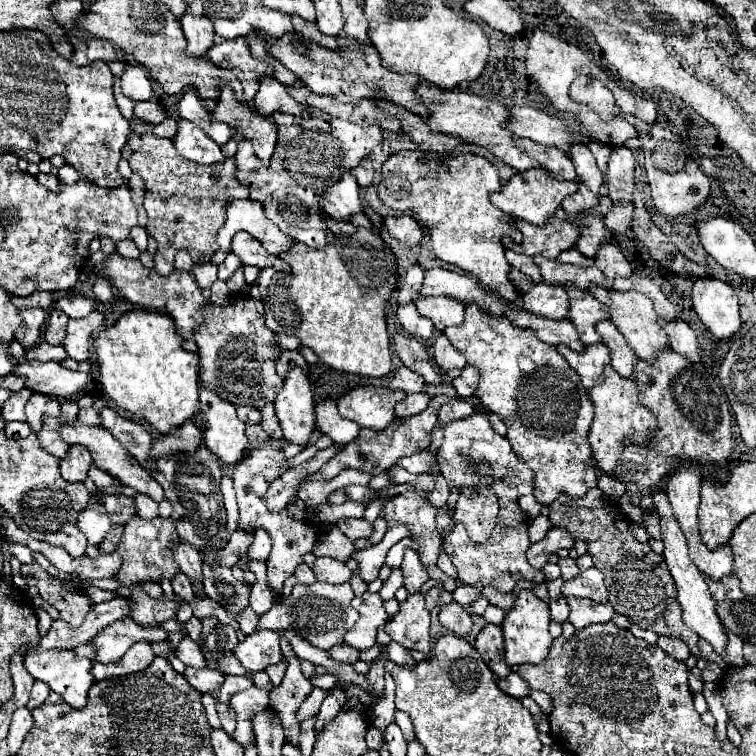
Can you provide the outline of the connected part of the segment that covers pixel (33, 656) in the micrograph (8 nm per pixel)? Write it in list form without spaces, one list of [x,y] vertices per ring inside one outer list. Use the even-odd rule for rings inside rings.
[[[30,649],[24,657],[24,667],[26,671],[46,683],[54,693],[62,695],[62,699],[74,707],[74,709],[82,709],[86,705],[86,695],[88,695],[88,689],[92,687],[94,683],[94,677],[90,675],[90,669],[92,669],[92,661],[90,659],[84,659],[84,657],[78,657],[74,651],[44,651],[44,653],[38,653],[34,649]]]

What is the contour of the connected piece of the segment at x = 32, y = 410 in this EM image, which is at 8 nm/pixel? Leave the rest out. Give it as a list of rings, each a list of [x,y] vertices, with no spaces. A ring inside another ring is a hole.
[[[34,393],[30,397],[30,401],[26,403],[26,417],[28,417],[28,425],[32,427],[32,431],[40,429],[40,421],[44,415],[58,417],[60,415],[60,401],[56,397],[44,395],[44,393]]]

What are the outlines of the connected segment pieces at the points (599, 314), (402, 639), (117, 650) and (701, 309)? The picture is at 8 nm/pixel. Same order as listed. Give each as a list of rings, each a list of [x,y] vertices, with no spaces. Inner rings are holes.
[[[568,285],[566,293],[570,299],[568,321],[572,321],[576,325],[580,341],[584,345],[600,343],[600,335],[596,335],[594,323],[600,319],[608,319],[608,307],[604,303],[600,303],[596,297],[592,297],[588,291],[582,291],[578,287]]]
[[[420,593],[408,595],[408,599],[404,603],[400,603],[400,611],[392,617],[392,621],[388,621],[384,625],[384,631],[390,635],[392,641],[400,643],[406,649],[416,649],[422,651],[426,657],[430,655],[430,613],[424,607],[424,597]]]
[[[130,617],[118,619],[112,625],[100,629],[96,637],[90,641],[94,647],[94,661],[98,663],[112,663],[118,661],[130,645],[134,645],[142,639],[152,643],[152,641],[162,641],[166,639],[166,631],[156,629],[156,627],[142,626],[134,623]]]
[[[714,277],[696,279],[692,287],[692,305],[714,337],[728,339],[740,329],[738,297],[728,283]]]

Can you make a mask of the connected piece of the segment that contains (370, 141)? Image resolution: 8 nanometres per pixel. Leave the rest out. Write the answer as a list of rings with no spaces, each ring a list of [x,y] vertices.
[[[308,107],[308,111],[308,119],[284,113],[272,115],[272,121],[278,125],[278,143],[270,167],[264,167],[260,159],[256,159],[252,143],[240,139],[236,151],[236,177],[250,189],[250,199],[262,203],[266,217],[274,221],[282,233],[312,249],[322,249],[326,245],[326,225],[320,215],[320,195],[326,185],[336,183],[340,171],[350,171],[360,163],[360,159],[370,155],[370,151],[382,141],[382,129],[376,125],[354,125],[350,121],[330,117],[314,107]]]

